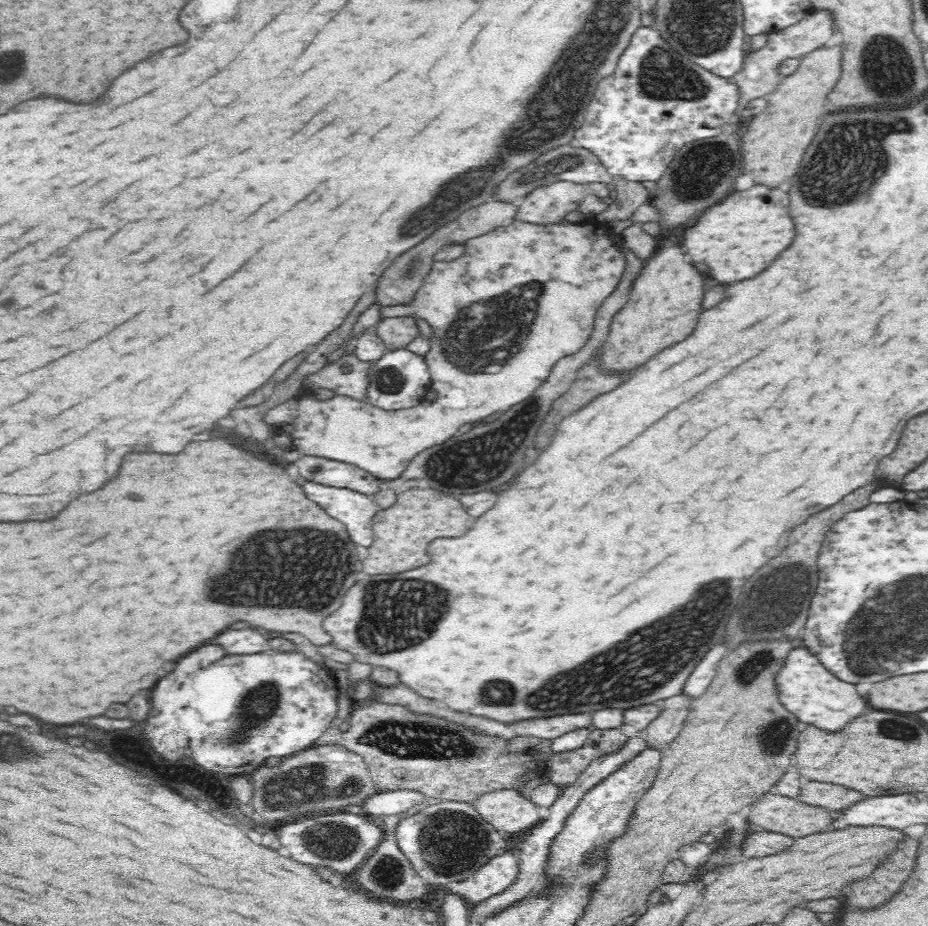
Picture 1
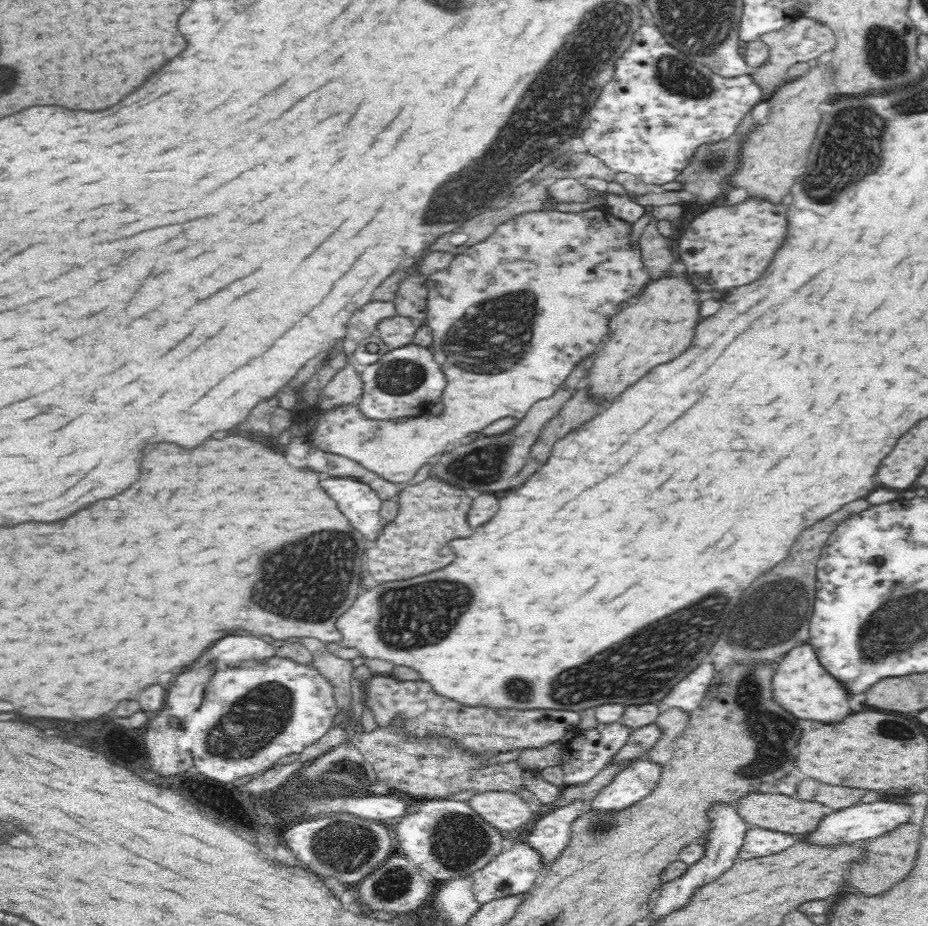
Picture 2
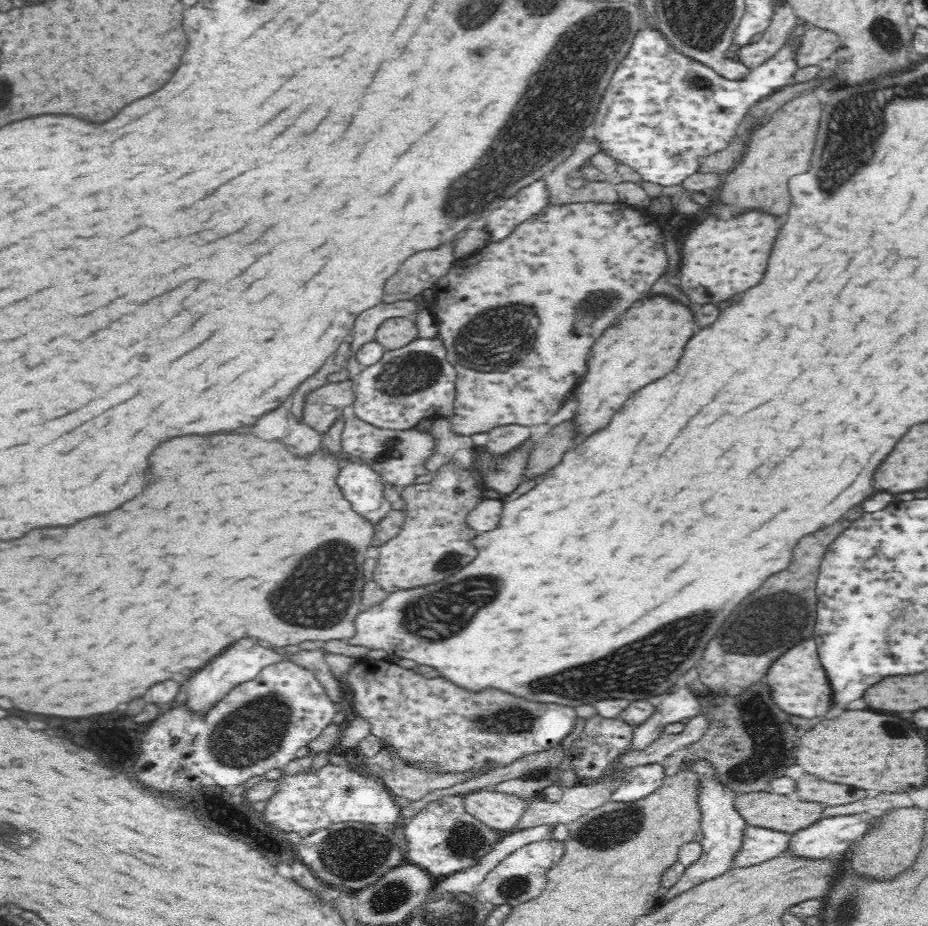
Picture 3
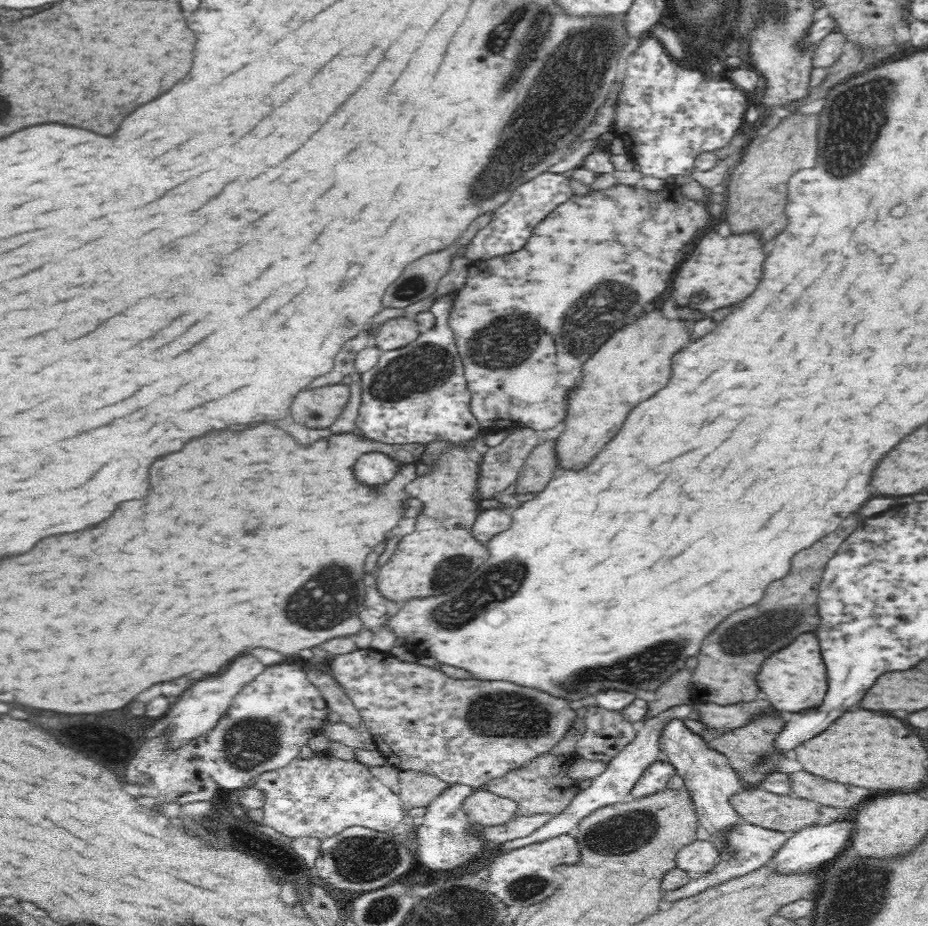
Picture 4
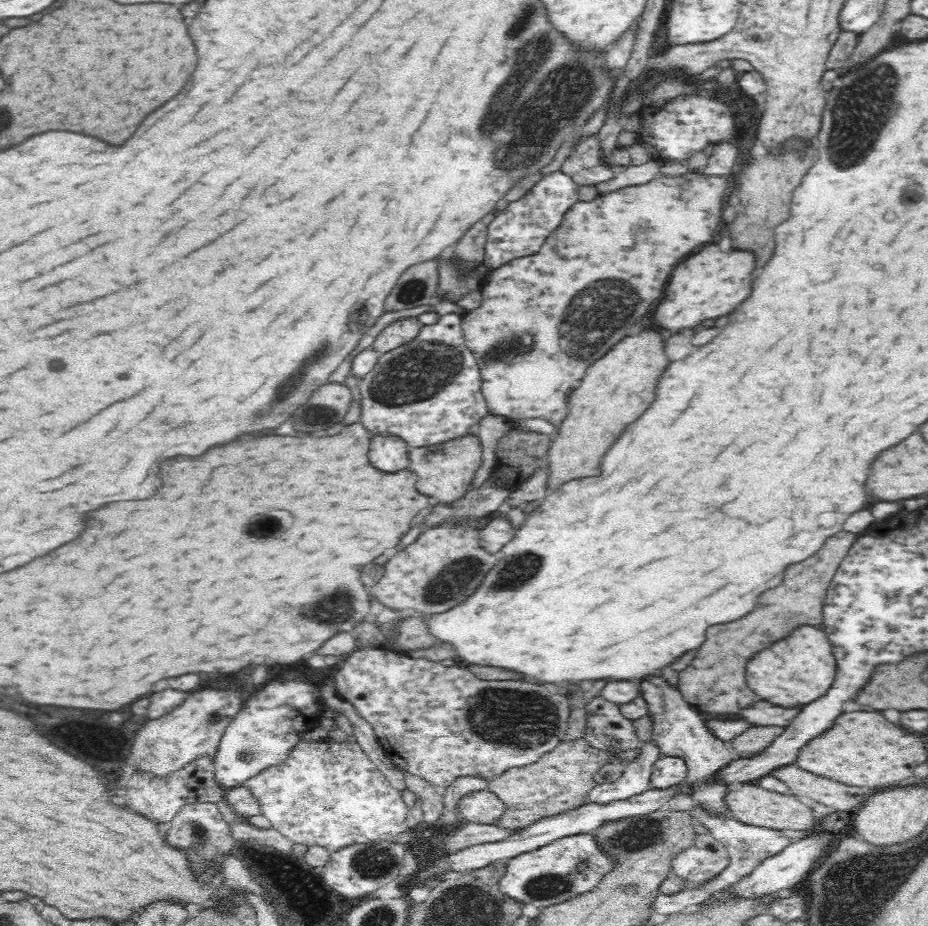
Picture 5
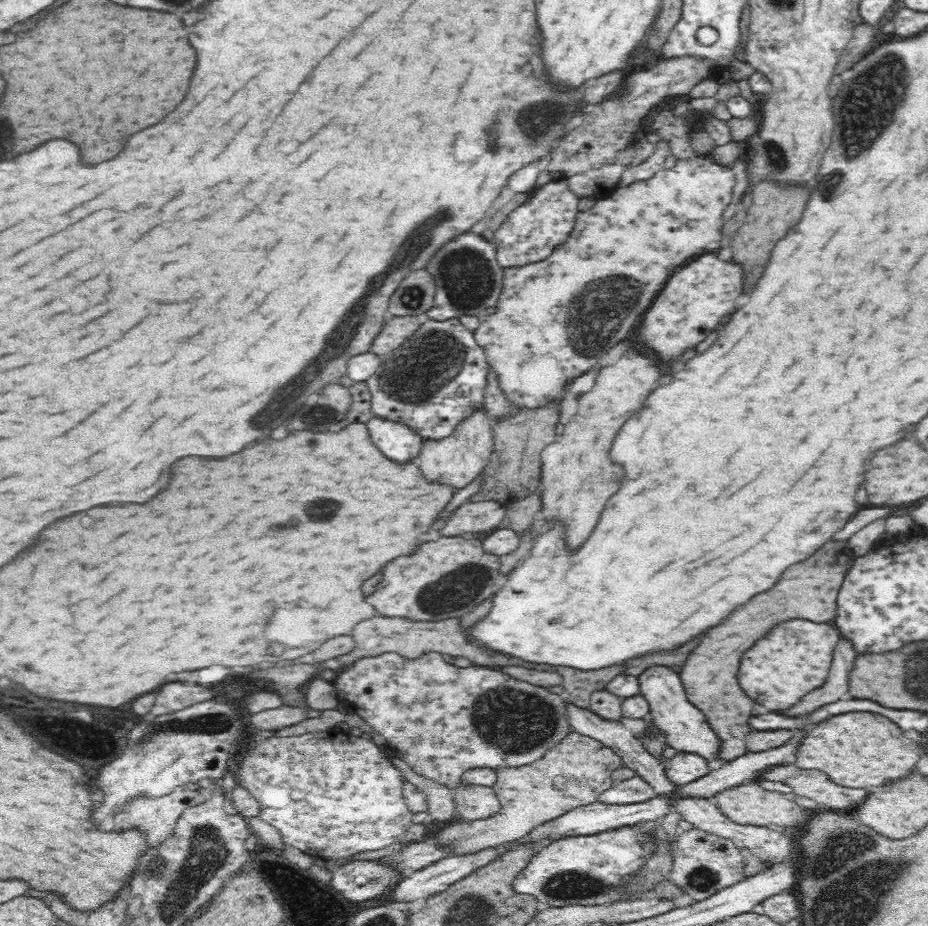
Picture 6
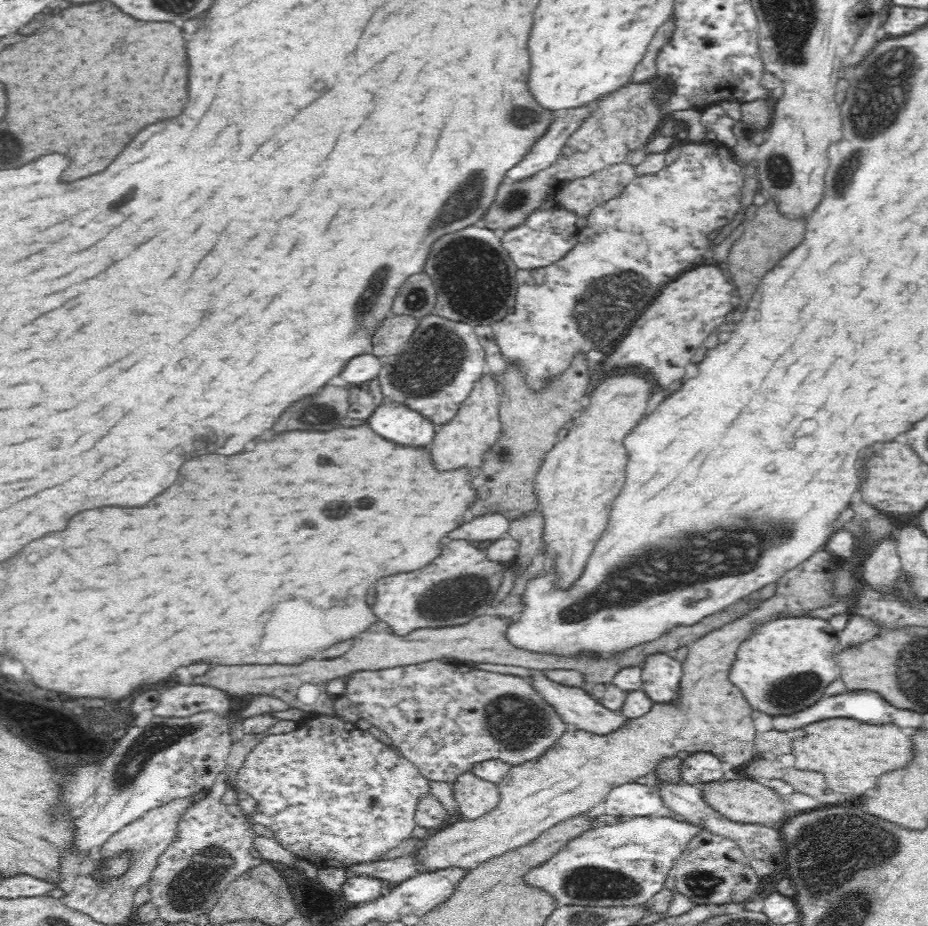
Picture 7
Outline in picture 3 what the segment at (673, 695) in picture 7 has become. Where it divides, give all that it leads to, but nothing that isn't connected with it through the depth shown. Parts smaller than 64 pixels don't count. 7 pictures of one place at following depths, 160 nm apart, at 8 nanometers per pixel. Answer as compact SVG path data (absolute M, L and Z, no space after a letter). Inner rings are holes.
M698 763L695 771L700 775L700 812L701 812L701 830L703 834L701 844L701 855L696 862L686 867L685 873L681 878L668 888L668 892L664 894L666 902L677 897L678 894L686 892L704 881L723 875L727 870L734 866L734 860L738 856L738 852L743 844L744 830L746 830L747 822L742 815L736 810L735 796L736 792L724 788L717 784L717 780L713 778L713 770L706 763Z

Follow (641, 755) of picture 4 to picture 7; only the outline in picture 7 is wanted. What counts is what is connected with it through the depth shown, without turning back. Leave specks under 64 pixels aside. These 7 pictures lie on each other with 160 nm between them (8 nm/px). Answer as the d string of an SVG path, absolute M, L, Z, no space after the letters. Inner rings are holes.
M627 782L607 792L600 810L610 816L622 815L648 816L657 815L663 802L657 789L650 783Z

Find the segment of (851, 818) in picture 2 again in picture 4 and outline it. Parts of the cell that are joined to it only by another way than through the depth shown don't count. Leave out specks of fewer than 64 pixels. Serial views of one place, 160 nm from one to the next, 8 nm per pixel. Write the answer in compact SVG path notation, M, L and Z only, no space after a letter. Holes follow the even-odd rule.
M838 820L838 822L826 824L826 826L816 824L816 826L801 828L785 838L782 846L775 852L770 864L783 873L808 871L814 866L820 866L822 862L837 858L845 850L849 849L854 830L856 830L855 823L848 822L848 820Z

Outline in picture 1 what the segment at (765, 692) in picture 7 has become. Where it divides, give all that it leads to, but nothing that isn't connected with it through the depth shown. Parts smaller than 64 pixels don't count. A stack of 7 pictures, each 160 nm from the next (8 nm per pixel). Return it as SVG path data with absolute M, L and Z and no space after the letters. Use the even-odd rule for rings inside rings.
M796 648L788 654L788 660L776 680L778 680L778 688L780 688L780 702L800 722L812 724L820 730L838 732L852 718L862 716L862 712L866 712L866 708L868 708L866 700L856 692L854 684L842 682L840 678L832 676L806 648Z

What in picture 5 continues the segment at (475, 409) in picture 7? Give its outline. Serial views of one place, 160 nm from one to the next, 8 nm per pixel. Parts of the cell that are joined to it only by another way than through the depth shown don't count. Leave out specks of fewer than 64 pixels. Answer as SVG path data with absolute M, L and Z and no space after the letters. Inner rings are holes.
M474 433L436 446L409 447L407 450L408 468L412 469L418 478L416 492L428 496L432 502L455 504L471 490L470 484L481 465L481 450L482 447Z

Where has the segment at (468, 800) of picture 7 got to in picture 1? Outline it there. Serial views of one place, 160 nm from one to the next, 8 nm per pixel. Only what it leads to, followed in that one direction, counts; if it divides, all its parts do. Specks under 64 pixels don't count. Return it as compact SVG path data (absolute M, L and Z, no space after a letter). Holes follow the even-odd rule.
M496 789L472 802L480 816L501 832L525 832L542 821L538 805L514 789Z

